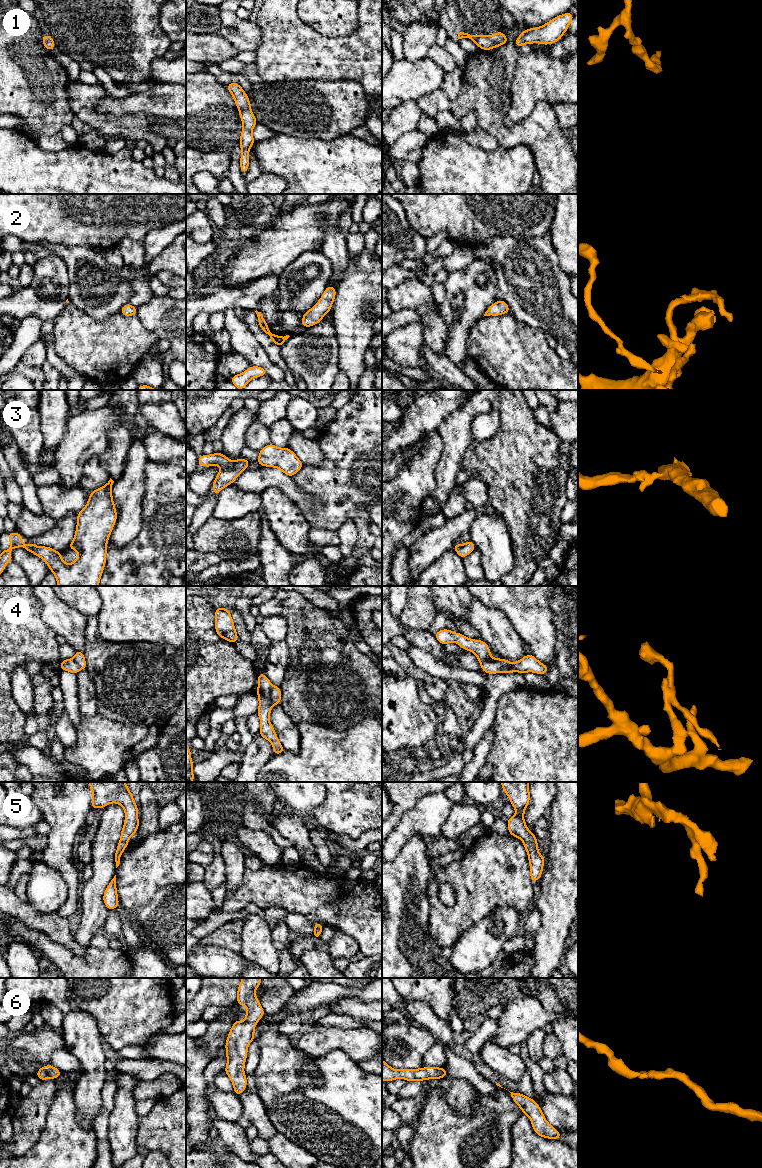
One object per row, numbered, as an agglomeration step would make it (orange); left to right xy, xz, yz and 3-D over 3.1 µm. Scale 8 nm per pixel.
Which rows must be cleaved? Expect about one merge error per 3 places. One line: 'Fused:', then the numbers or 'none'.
Fused: 3, 4

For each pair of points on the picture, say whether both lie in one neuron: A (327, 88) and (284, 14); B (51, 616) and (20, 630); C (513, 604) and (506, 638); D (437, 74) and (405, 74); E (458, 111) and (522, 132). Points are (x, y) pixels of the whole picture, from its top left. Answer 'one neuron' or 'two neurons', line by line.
A: two neurons
B: two neurons
C: two neurons
D: one neuron
E: one neuron

